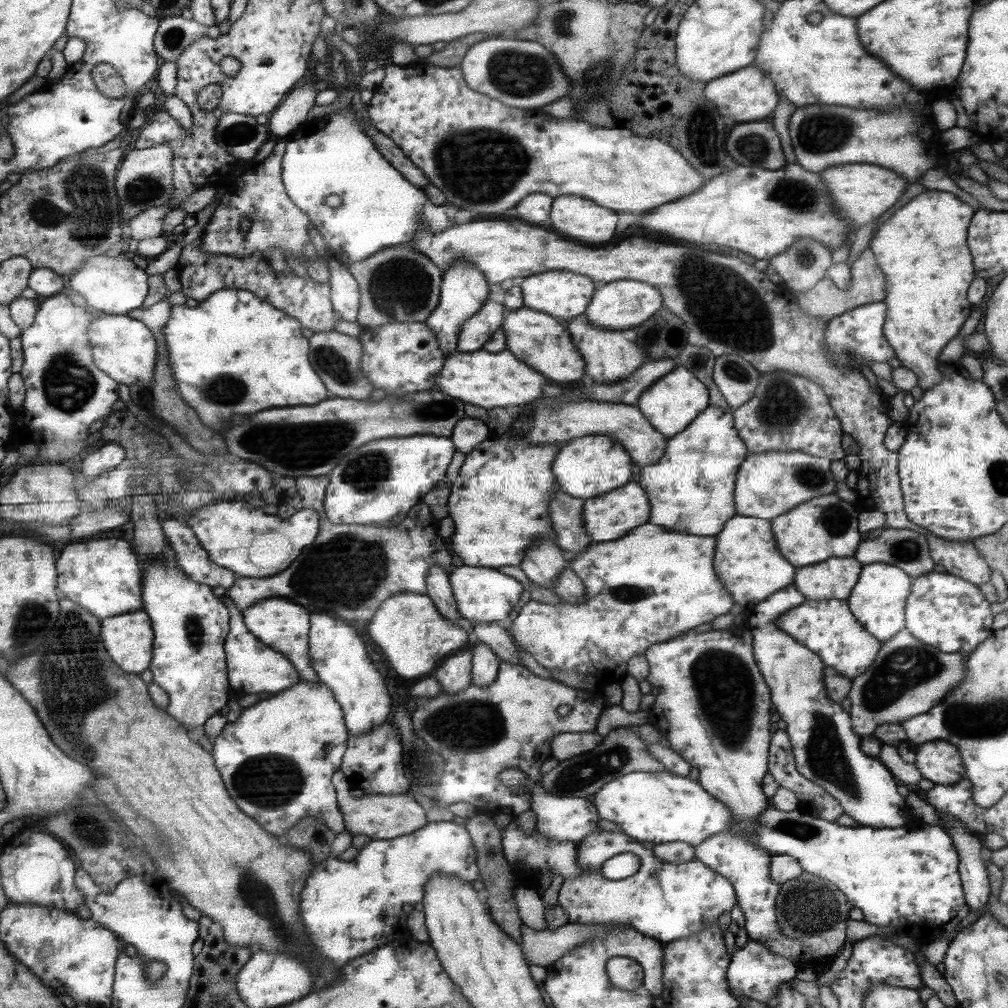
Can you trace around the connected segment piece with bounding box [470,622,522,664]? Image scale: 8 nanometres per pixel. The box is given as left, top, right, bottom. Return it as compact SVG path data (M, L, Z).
M476 622L470 624L470 627L476 636L476 641L488 645L501 661L522 664L520 653L504 623Z

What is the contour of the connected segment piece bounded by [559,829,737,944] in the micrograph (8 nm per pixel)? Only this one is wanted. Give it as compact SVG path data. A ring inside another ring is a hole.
M596 830L594 833L590 833L586 839L582 839L578 843L578 864L582 868L582 873L577 878L565 882L559 891L560 906L568 913L568 922L570 923L630 925L644 935L654 937L665 944L702 931L706 923L718 923L720 914L731 911L734 904L737 904L736 890L733 888L733 884L702 861L696 858L682 864L663 861L654 855L652 849L645 848L642 843L638 843L634 838L630 839L626 833L620 831ZM630 852L636 854L641 860L641 868L636 874L623 881L608 881L606 876L599 874L606 860Z

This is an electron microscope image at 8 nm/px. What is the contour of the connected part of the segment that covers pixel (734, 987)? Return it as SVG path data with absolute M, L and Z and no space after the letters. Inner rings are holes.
M749 939L744 947L735 950L734 958L730 961L728 970L730 991L738 998L758 1000L768 1006L768 1000L777 996L780 984L794 980L797 971L797 965L792 963L790 959L772 953L764 943Z

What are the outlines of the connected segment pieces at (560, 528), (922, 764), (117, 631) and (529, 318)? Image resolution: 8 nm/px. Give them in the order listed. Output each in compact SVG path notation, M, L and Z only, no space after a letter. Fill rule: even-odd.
M556 492L554 500L550 500L550 516L554 518L552 521L556 534L554 538L567 555L578 555L590 544L582 528L582 502L584 500L564 492Z
M934 740L916 748L915 766L920 775L934 785L958 783L965 778L960 750L945 740Z
M143 610L103 620L104 640L110 654L126 672L141 674L153 662L154 630Z
M520 308L505 313L505 322L501 325L507 341L507 348L518 356L524 364L530 364L536 372L542 372L542 376L558 382L576 382L584 374L584 360L572 346L572 338L568 327L559 322L549 313L538 310Z

